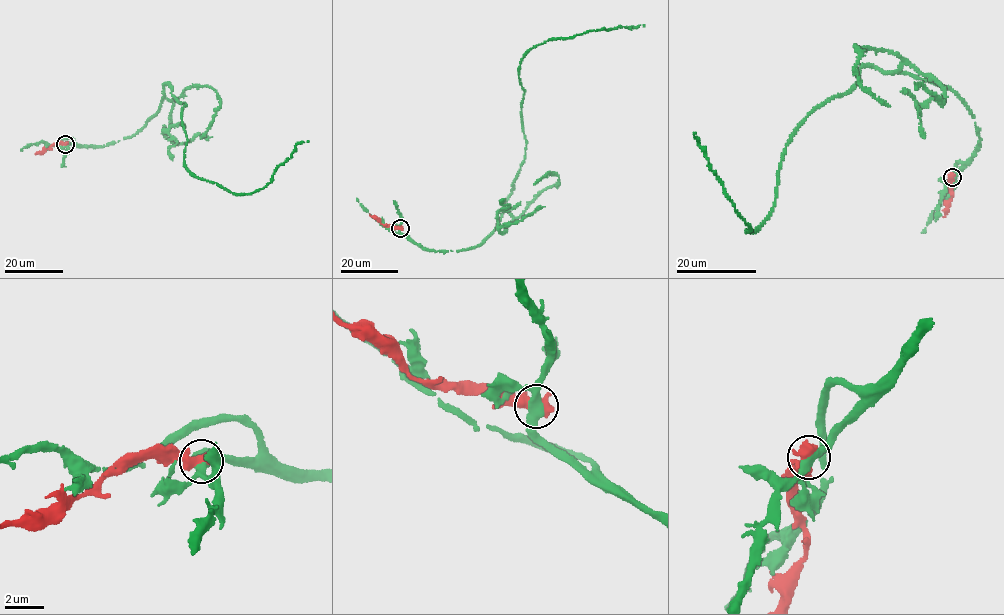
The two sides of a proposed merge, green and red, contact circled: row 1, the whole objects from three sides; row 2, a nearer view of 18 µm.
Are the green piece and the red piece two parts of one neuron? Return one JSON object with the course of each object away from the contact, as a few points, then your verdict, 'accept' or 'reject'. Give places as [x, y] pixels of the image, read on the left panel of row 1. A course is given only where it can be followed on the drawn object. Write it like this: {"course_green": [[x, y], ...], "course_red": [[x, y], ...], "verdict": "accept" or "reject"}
{"course_green": [[65, 144], [134, 135], [167, 83], [185, 104], [184, 164], [230, 192], [264, 188], [309, 141]], "course_red": [[65, 144], [54, 144], [35, 153]], "verdict": "reject"}

